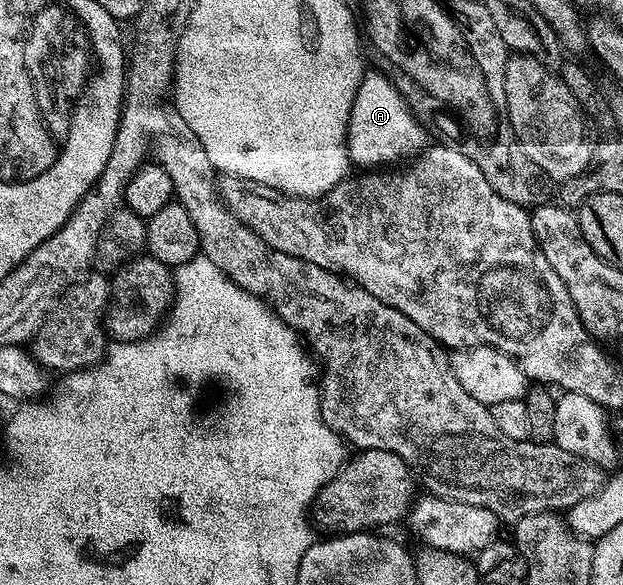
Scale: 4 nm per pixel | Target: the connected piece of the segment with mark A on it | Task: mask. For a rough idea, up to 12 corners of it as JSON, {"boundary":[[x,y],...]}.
{"boundary":[[363,73],[346,129],[358,168],[401,163],[427,131],[385,73]]}

